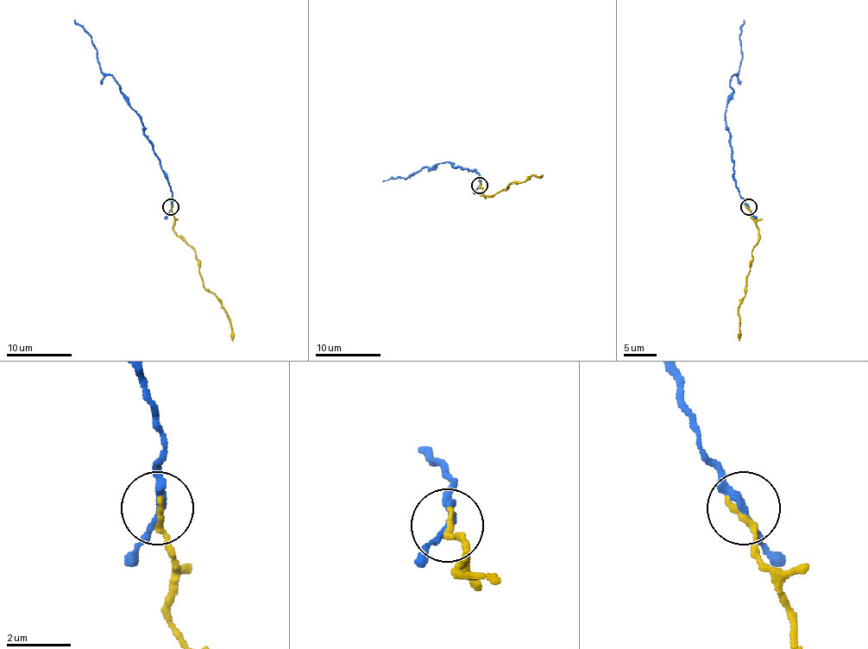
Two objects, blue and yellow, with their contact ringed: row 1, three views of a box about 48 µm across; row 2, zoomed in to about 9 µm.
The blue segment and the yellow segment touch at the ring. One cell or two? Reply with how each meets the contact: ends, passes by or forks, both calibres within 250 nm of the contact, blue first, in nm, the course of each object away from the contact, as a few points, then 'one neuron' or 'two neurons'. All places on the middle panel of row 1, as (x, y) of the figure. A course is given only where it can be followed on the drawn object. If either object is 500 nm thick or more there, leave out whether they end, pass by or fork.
blue passes by; yellow ends there; 200 nm thick on the blue side, 220 nm on the other; blue runs (480, 185), (474, 170), (450, 162), (442, 162), (429, 170), (423, 166), (406, 179), (383, 181); yellow runs (480, 185), (481, 195), (494, 195), (511, 183), (520, 183), (534, 175), (540, 177); one neuron

